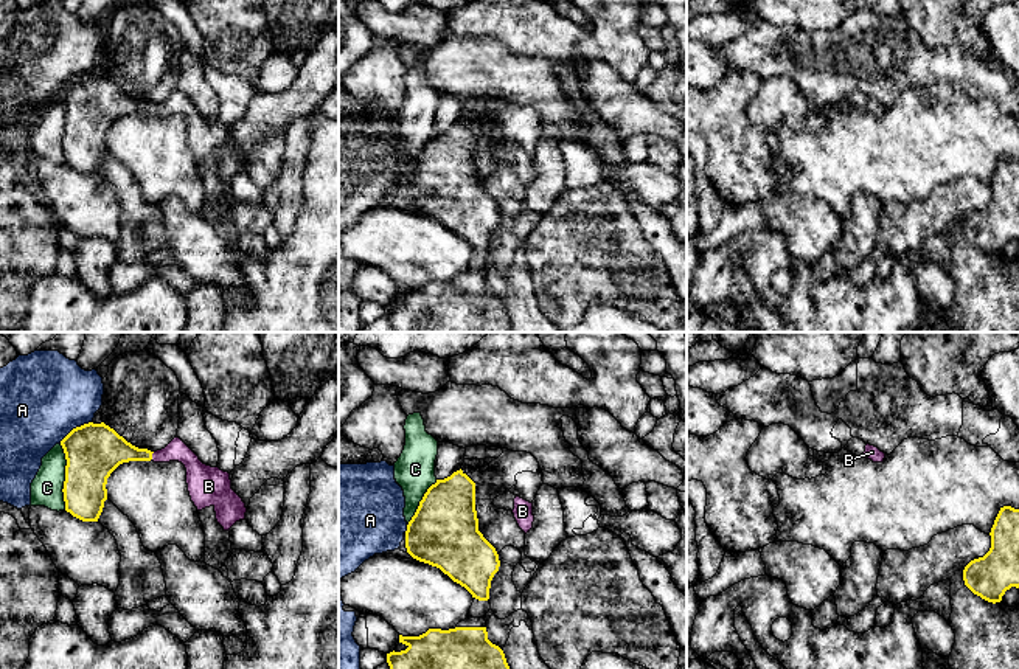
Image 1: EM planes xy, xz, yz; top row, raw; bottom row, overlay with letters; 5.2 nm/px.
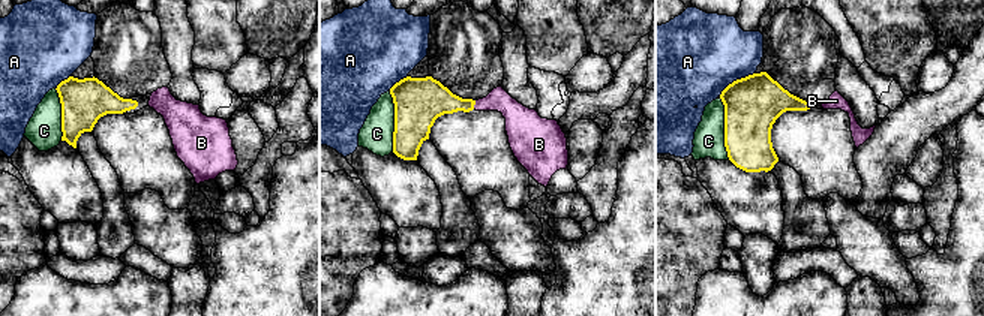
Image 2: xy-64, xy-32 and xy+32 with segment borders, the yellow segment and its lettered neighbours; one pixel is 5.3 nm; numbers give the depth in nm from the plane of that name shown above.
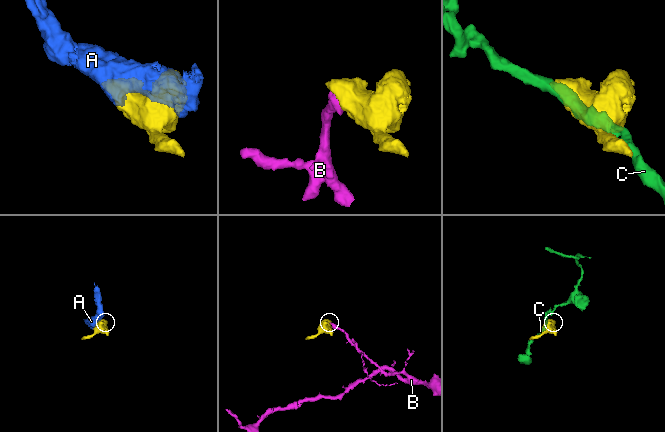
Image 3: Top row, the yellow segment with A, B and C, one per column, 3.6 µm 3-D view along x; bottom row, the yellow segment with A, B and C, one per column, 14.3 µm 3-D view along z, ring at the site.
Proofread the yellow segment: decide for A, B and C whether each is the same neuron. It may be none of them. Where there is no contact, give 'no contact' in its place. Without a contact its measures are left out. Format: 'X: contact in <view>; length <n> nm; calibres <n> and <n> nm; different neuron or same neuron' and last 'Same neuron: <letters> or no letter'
A: contact in xy; length 200 nm; calibres 280 and 460 nm; different neuron
B: contact in xy; length 50 nm; calibres 220 and 110 nm; same neuron
C: contact in xy; length 340 nm; calibres 280 and 160 nm; different neuron
Same neuron: B

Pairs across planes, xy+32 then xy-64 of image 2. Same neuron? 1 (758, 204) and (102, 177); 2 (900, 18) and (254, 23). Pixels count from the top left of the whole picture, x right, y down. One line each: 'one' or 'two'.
1: two
2: two

